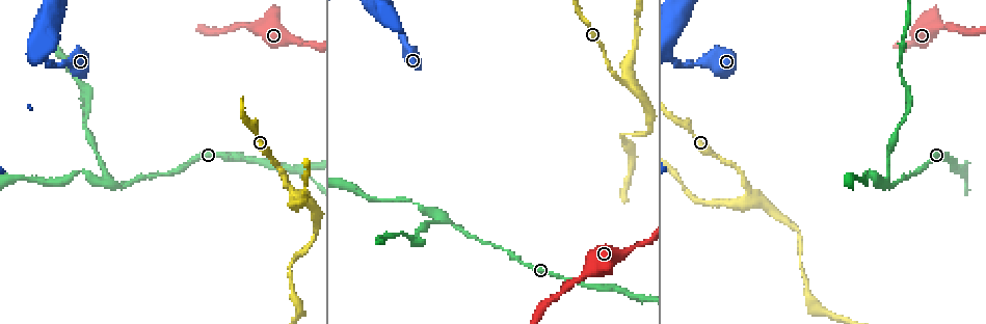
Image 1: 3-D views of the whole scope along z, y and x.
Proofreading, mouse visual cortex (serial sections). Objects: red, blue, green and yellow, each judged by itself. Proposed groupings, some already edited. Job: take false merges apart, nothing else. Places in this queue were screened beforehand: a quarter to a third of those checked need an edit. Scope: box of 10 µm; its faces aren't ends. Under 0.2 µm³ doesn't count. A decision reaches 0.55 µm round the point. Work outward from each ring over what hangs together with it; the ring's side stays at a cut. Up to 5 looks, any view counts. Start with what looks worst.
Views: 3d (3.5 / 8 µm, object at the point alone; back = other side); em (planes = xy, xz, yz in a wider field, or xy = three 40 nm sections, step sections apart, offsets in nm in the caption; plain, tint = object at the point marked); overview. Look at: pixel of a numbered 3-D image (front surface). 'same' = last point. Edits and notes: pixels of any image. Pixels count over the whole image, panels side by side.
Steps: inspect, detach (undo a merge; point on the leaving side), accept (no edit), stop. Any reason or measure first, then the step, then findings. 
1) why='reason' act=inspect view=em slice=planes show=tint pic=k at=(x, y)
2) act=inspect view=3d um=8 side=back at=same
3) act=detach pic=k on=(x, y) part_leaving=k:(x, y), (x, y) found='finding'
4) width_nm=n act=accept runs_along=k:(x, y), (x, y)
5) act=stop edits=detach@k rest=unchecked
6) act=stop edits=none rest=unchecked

act=inspect view=3d um=3.5 pic=1 at=(445, 220)

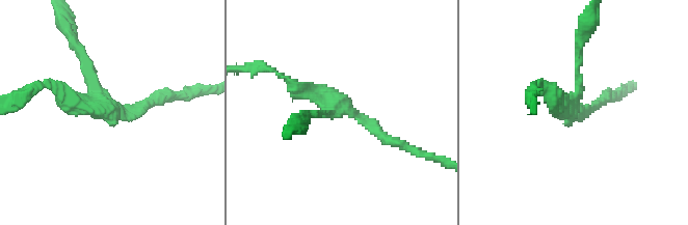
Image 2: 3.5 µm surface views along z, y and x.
arms=3 arm_widths_nm=150,150,250 why='now the EM' act=inspect view=em slice=xy step=5 show=plain pic=2 at=(335, 108)

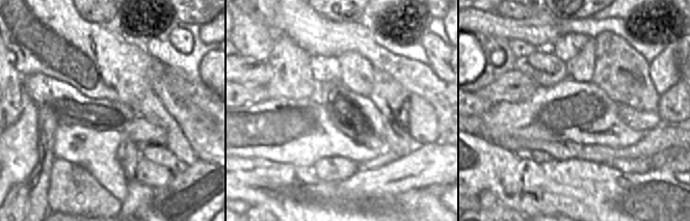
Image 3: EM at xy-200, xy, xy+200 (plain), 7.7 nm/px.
why='with the object marked' act=inspect view=em slice=xy step=5 show=tint at=same

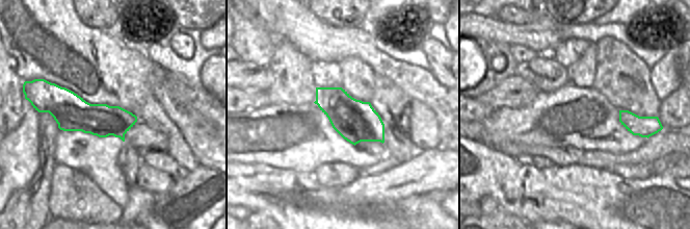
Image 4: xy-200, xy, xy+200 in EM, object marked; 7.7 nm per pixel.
act=detach pic=2 on=(83, 56) border=4:(327, 88), (370, 125) found='a second cell is stuck on'

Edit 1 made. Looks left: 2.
why='three-way junction' act=inspect view=3d um=3.5 pic=1 at=(301, 173)

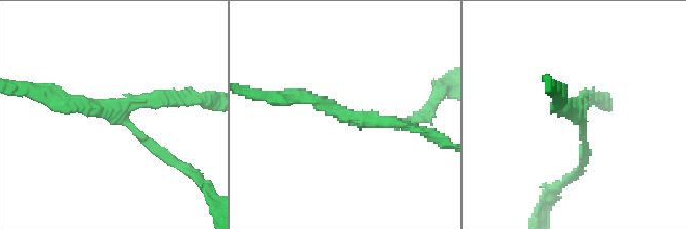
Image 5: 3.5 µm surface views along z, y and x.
arms=3 arm_widths_nm=100,150,200 act=inspect view=em slice=xy step=1 show=tint pic=5 at=(574, 109)

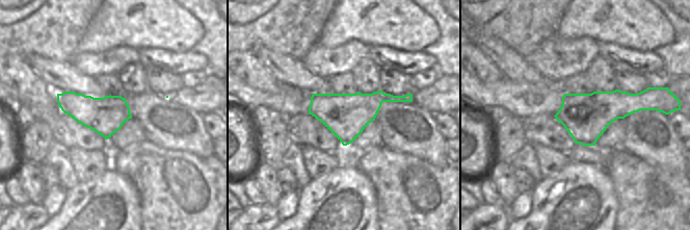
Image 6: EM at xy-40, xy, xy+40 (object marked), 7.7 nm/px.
act=accept runs_along=5:(284, 100), (313, 97), (393, 127) found='continuous, no second cell'

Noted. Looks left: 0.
act=stop edits=detach@2 rest=unchecked

